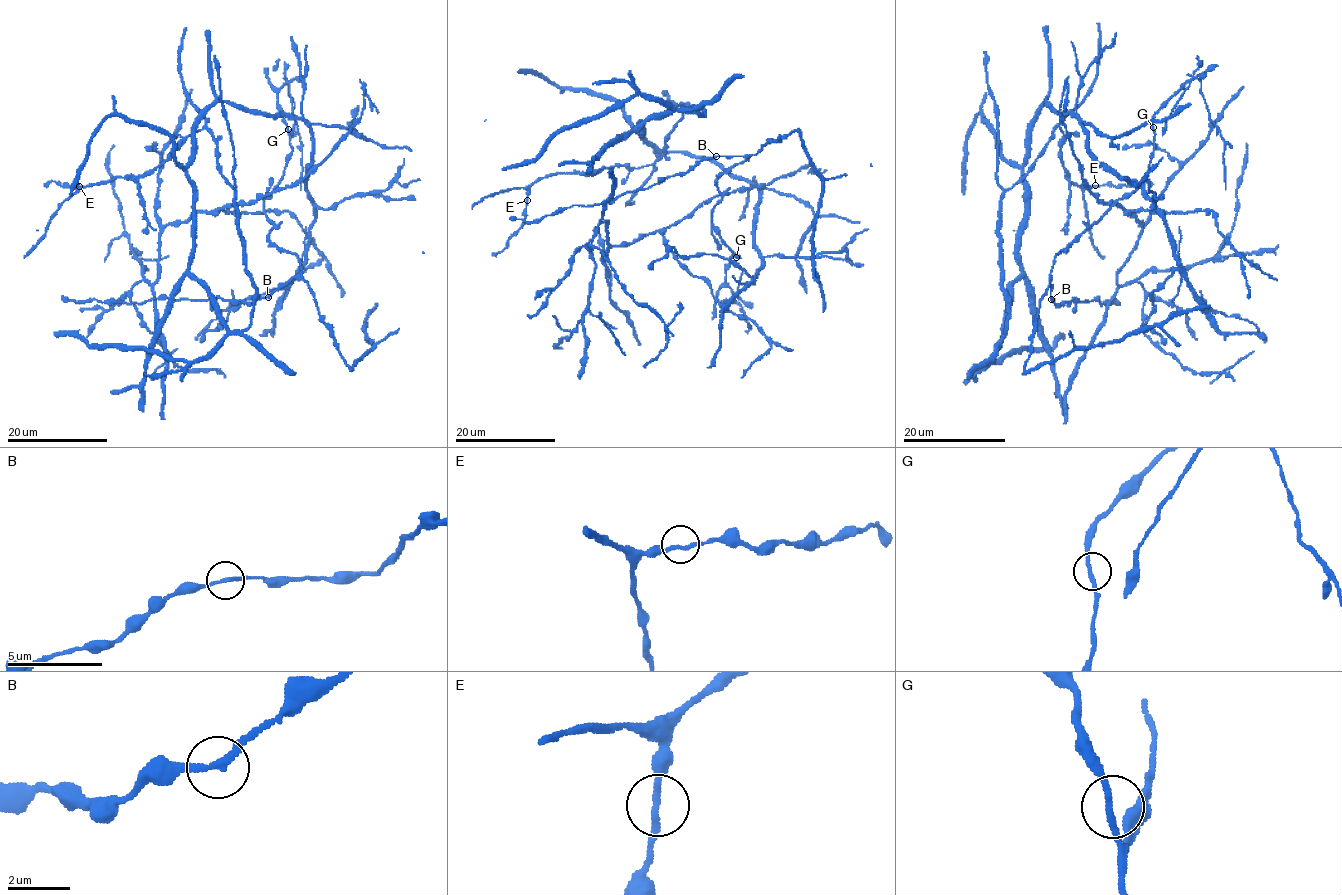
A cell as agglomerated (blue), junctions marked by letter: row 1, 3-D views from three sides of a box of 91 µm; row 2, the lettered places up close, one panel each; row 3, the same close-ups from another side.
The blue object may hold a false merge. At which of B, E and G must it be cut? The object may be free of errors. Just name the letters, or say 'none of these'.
none of these

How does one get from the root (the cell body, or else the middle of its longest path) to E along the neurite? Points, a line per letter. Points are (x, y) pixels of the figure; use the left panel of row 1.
E: (312, 140), (225, 102), (197, 124), (189, 270), (244, 331), (255, 287), (205, 128), (142, 175), (79, 186)

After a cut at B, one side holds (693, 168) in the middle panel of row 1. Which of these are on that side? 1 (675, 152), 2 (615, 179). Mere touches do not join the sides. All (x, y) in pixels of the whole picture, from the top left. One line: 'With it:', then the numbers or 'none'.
With it: none

